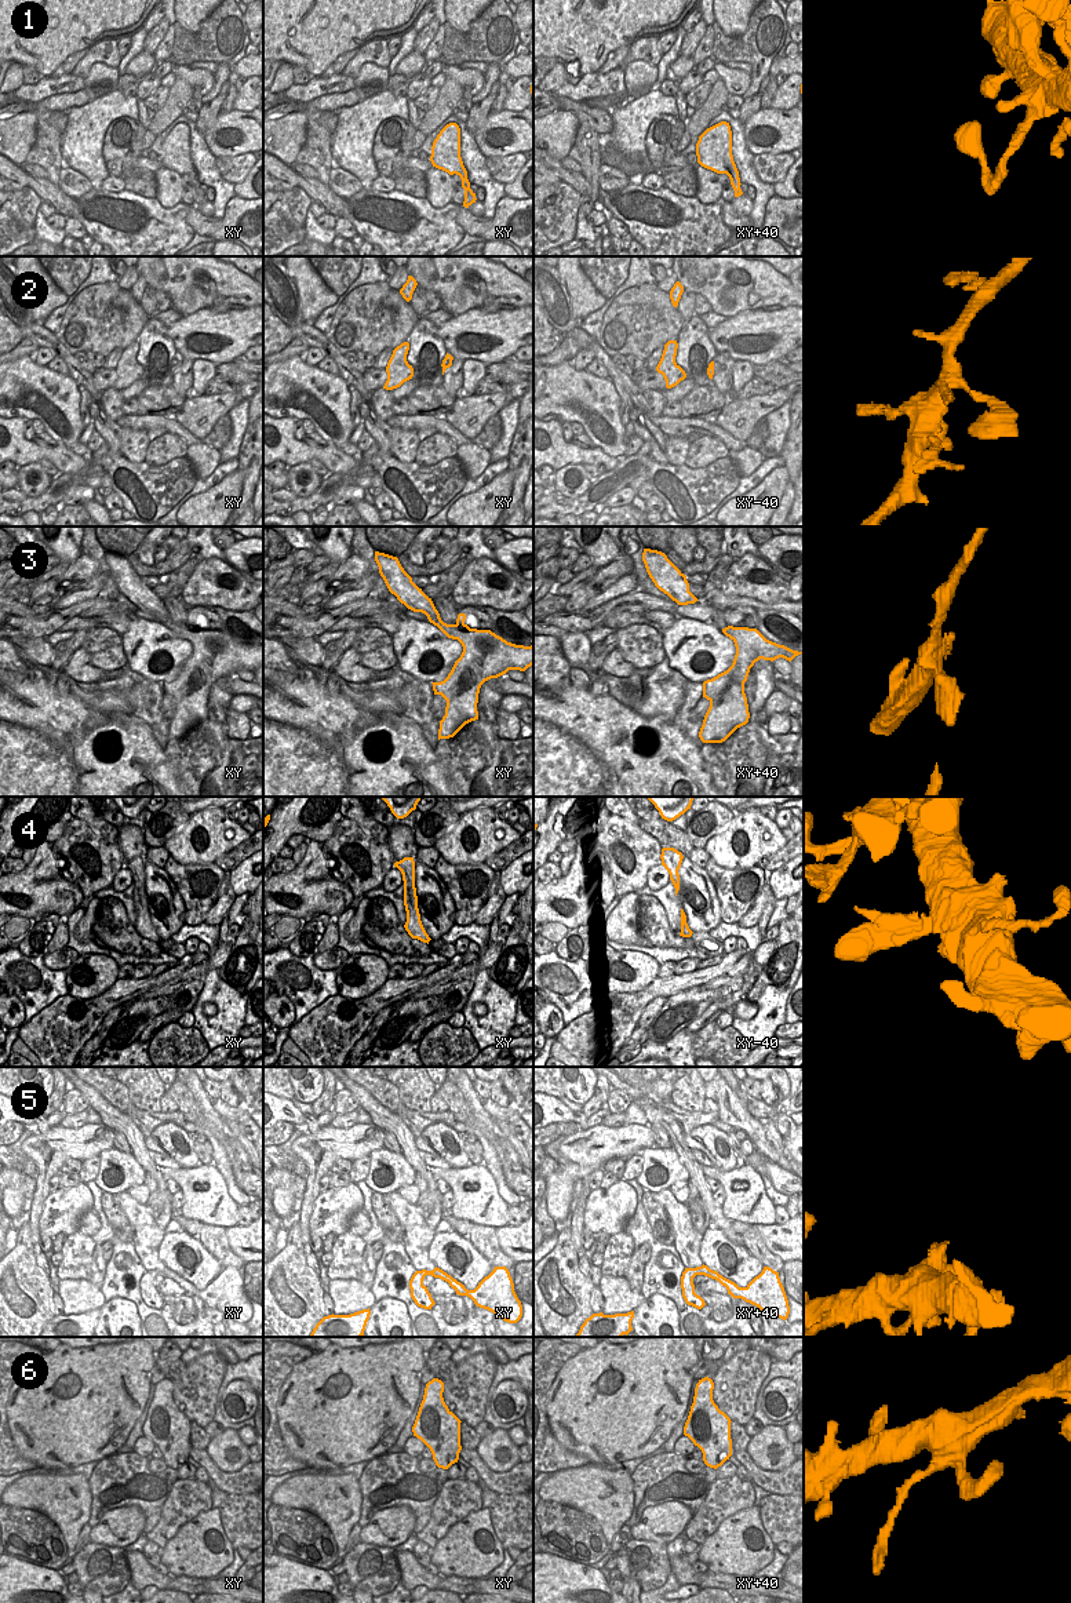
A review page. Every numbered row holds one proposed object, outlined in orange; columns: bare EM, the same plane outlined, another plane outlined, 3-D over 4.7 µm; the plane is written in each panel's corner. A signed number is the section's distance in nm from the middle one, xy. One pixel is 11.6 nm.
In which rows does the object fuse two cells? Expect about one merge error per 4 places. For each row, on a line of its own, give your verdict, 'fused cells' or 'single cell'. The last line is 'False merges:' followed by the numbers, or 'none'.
1: single cell
2: single cell
3: single cell
4: single cell
5: single cell
6: single cell
False merges: none

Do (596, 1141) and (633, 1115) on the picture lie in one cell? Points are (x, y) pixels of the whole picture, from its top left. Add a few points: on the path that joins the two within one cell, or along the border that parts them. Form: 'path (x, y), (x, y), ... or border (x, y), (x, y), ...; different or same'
border (647, 1124), (623, 1125); different

